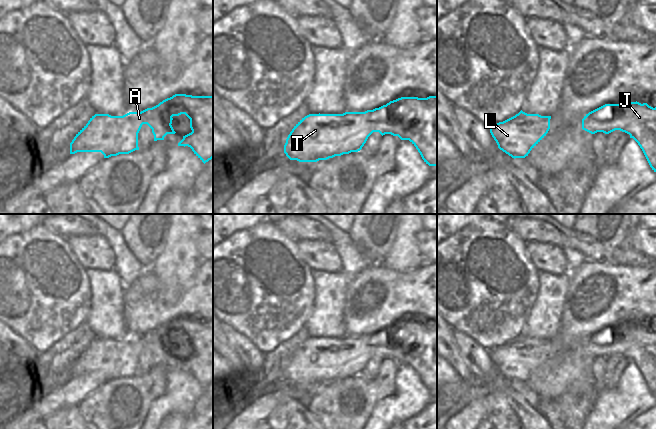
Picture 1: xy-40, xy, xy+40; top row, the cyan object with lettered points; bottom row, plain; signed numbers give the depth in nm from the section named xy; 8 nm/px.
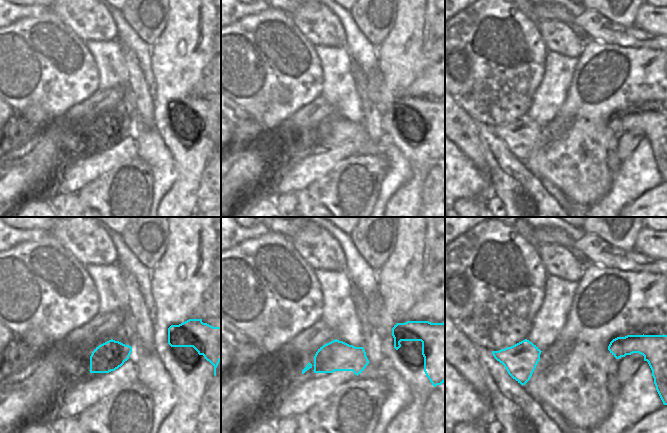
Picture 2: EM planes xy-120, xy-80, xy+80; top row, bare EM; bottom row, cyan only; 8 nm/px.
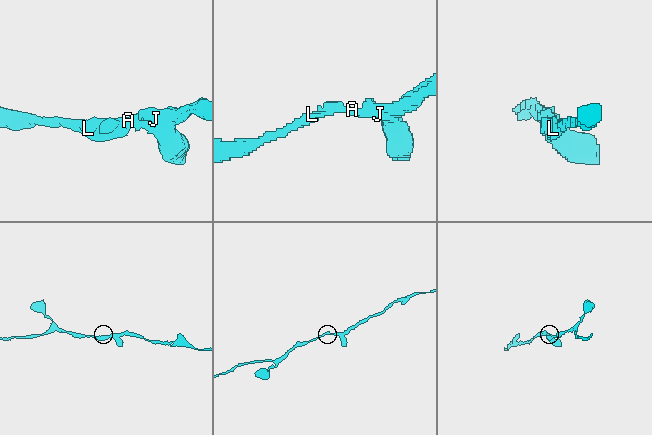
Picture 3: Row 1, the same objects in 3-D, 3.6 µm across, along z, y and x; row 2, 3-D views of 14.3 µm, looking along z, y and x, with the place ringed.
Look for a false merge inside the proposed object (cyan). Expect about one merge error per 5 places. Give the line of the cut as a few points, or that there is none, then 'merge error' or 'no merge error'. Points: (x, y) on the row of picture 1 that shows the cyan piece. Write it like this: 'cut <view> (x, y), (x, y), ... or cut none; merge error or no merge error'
cut none; no merge error

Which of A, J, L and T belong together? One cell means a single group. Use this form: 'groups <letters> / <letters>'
groups A J L T

